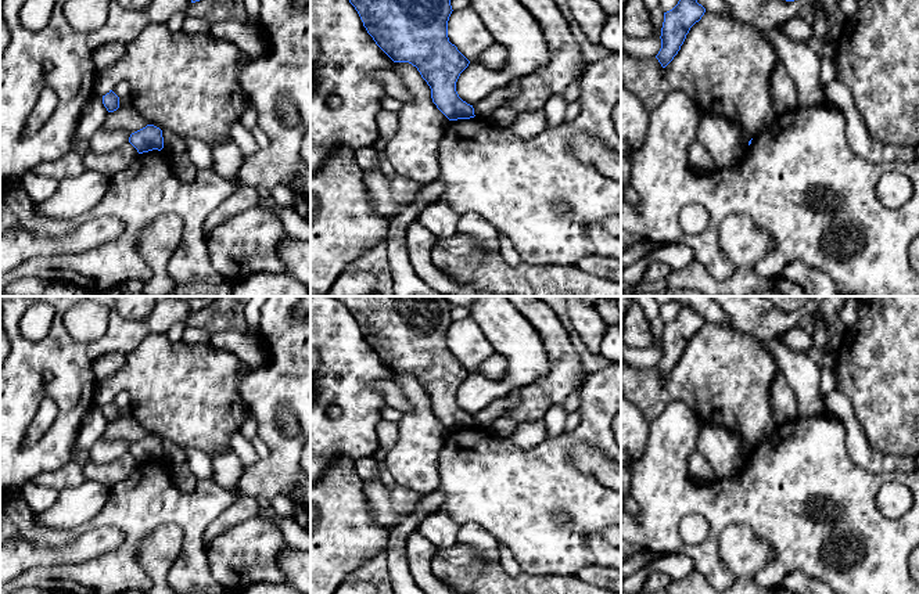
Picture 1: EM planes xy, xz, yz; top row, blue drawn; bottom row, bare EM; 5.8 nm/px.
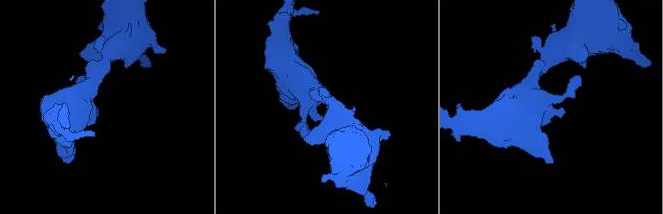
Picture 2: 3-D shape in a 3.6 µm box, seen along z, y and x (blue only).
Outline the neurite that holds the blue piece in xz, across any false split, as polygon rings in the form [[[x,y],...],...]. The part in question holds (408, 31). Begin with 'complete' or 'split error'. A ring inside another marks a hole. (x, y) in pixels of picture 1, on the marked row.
complete; [[[349,0],[363,26],[376,44],[394,61],[409,62],[417,68],[431,89],[437,108],[449,119],[474,118],[473,105],[456,91],[456,82],[470,61],[448,37],[448,21],[452,14],[450,0]]]

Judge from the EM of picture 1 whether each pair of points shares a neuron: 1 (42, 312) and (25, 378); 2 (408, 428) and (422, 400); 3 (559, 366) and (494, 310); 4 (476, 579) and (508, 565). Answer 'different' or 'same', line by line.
1: different
2: same
3: different
4: different

